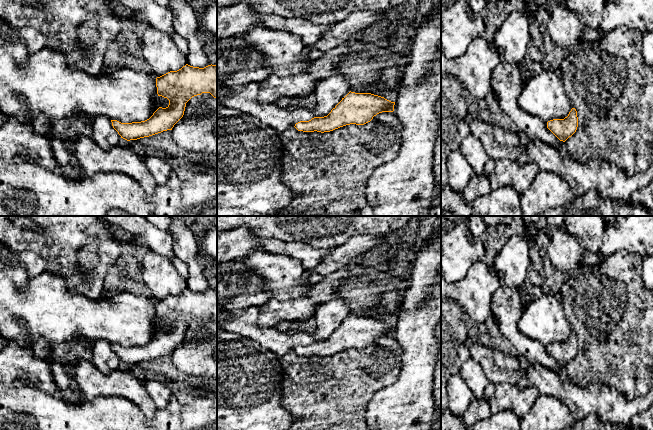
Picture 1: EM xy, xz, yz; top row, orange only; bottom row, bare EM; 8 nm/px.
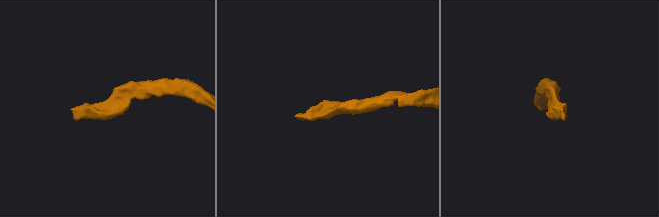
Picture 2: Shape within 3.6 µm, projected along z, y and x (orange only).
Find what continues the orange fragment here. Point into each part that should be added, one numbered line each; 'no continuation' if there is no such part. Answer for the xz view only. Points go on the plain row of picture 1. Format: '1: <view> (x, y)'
1: xz (246, 325)

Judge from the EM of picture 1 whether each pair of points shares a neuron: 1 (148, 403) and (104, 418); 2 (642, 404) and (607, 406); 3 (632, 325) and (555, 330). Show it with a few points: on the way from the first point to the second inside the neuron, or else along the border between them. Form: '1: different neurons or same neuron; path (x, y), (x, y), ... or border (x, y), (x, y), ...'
1: different neurons; border (116, 395), (130, 399), (148, 417), (156, 410)
2: same neuron; path (633, 404), (616, 404)
3: different neurons; border (562, 307), (573, 331)

